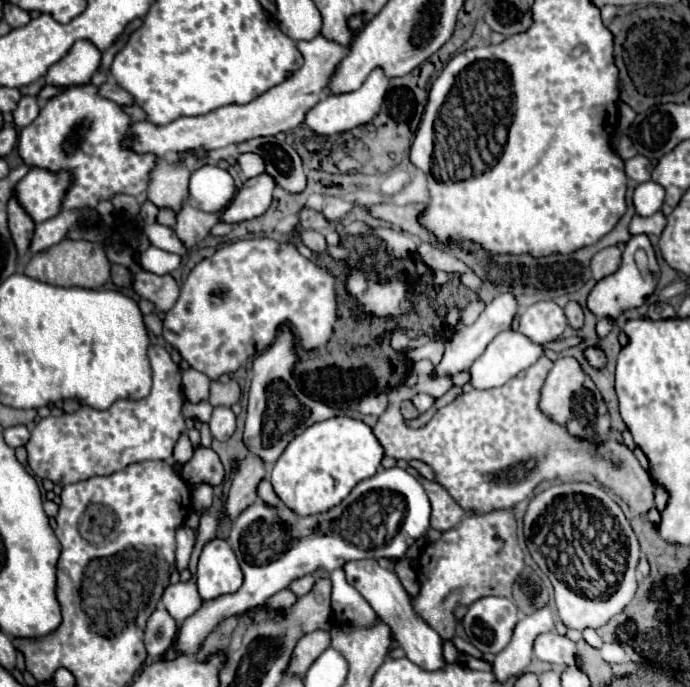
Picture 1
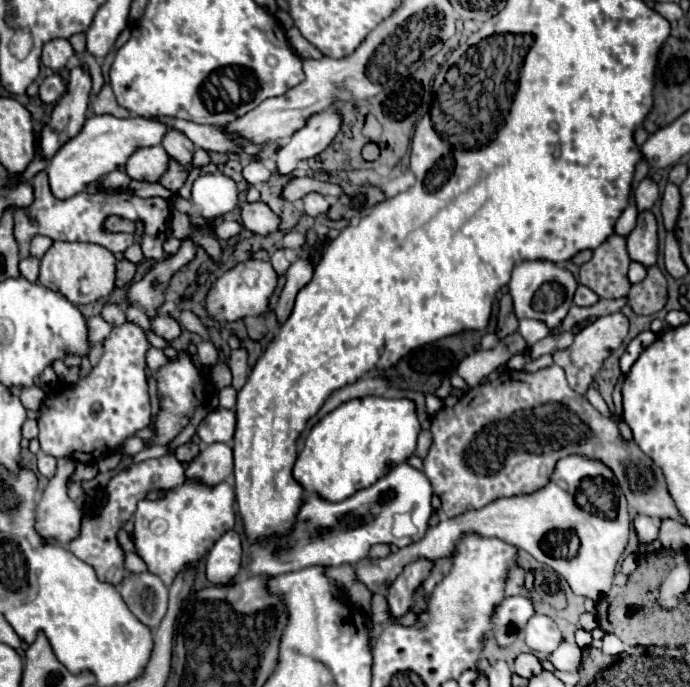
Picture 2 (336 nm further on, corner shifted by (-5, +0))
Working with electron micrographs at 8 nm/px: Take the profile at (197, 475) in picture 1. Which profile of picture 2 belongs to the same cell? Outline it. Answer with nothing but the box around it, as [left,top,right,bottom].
[175,442,199,464]

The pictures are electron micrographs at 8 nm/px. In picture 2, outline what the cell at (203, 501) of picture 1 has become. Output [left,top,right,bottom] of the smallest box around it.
[133,482,233,586]

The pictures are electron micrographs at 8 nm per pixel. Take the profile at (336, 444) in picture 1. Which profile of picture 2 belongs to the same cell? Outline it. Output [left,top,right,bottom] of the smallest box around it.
[293,396,421,500]

